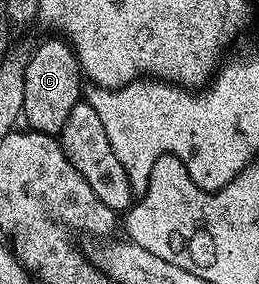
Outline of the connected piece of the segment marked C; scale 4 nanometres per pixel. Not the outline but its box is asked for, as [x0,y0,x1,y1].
[23,35,83,135]

